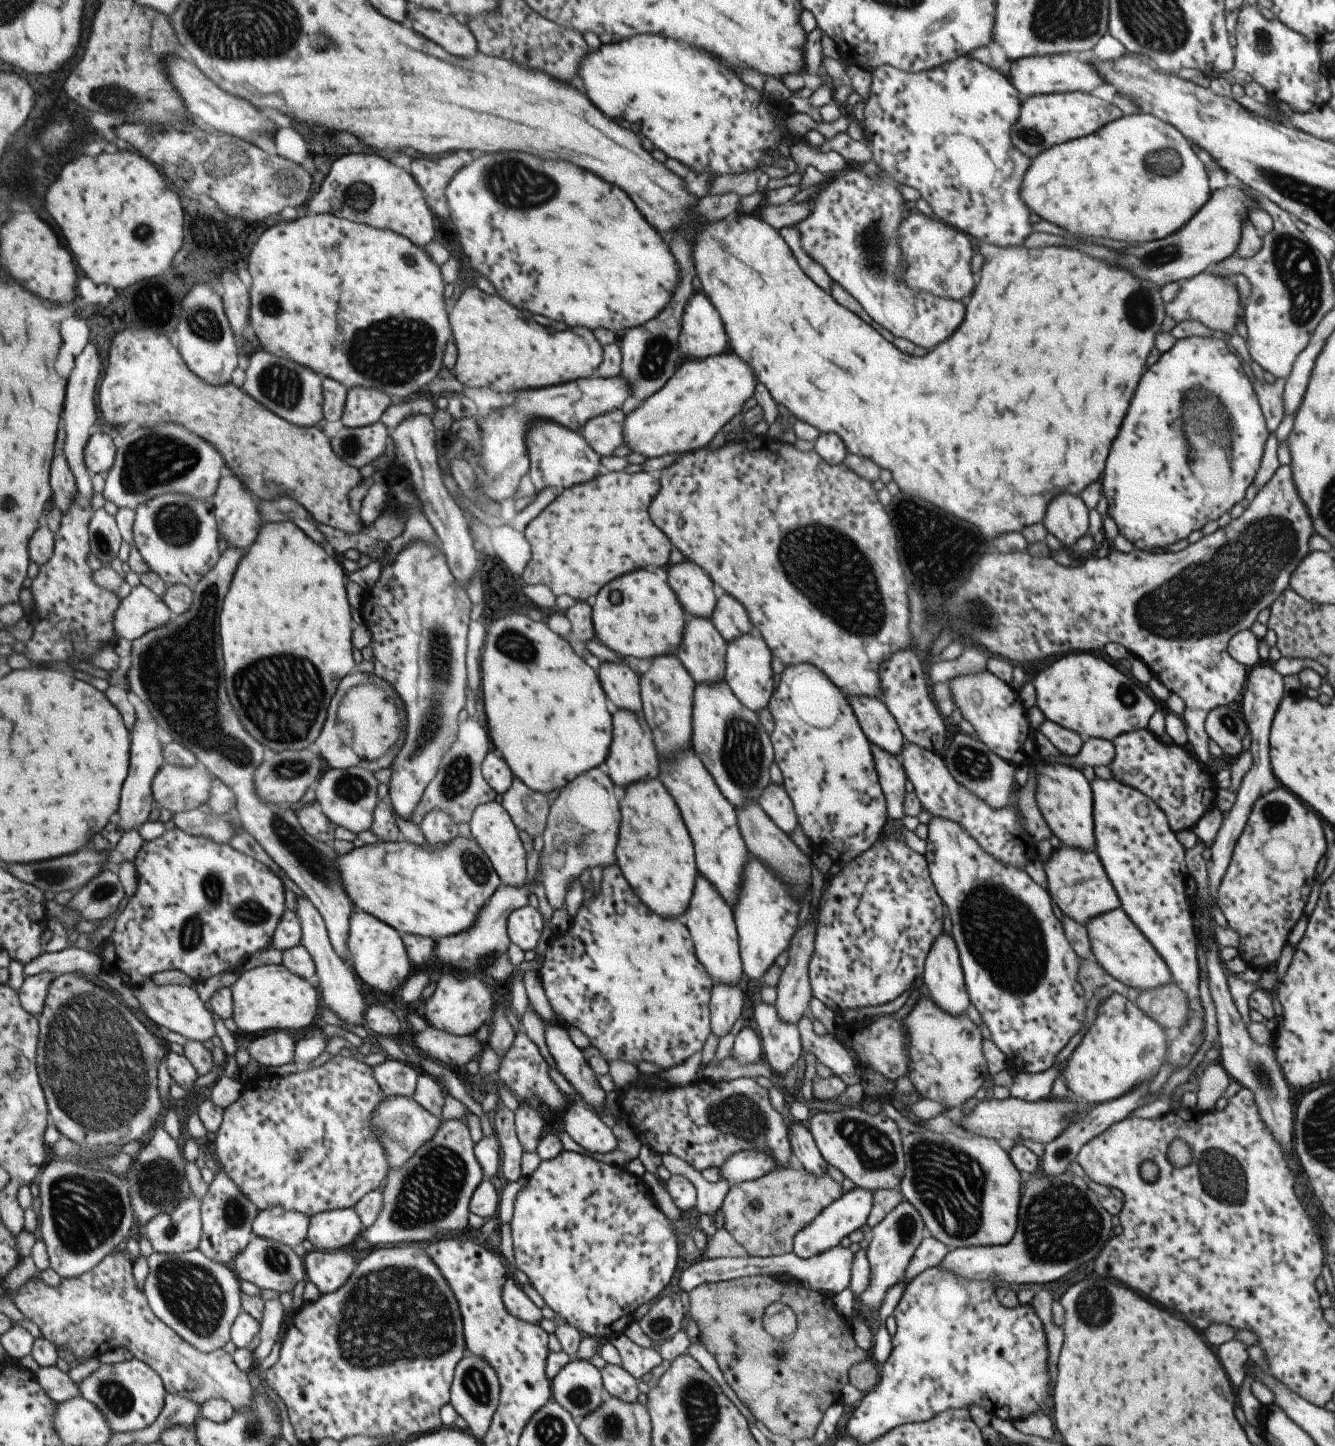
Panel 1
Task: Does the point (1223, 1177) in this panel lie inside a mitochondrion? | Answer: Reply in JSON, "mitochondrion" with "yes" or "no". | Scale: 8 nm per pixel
{"mitochondrion":"yes"}

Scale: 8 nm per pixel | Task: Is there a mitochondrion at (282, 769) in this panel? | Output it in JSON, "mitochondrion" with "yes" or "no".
{"mitochondrion":"yes"}

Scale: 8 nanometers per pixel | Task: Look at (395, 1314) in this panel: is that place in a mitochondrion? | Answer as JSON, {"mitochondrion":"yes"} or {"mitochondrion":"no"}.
{"mitochondrion":"yes"}

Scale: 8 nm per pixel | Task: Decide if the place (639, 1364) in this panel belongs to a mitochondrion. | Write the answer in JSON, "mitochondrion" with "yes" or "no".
{"mitochondrion":"no"}

